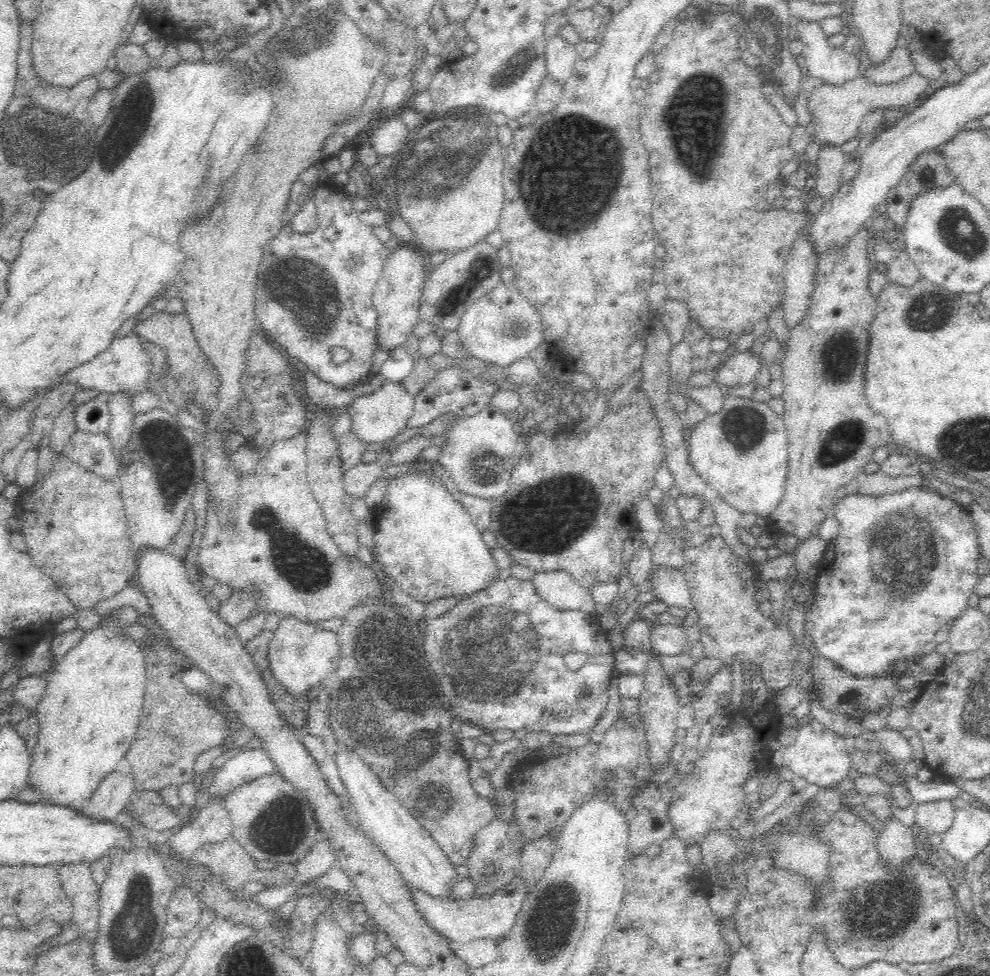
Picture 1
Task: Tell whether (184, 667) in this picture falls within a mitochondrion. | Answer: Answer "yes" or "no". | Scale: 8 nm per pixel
no

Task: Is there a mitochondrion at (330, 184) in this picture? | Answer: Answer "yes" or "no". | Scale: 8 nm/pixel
no

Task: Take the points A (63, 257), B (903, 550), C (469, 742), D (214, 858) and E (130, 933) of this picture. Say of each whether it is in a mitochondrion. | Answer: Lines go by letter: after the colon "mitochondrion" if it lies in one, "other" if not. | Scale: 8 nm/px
A: other
B: mitochondrion
C: other
D: other
E: mitochondrion

